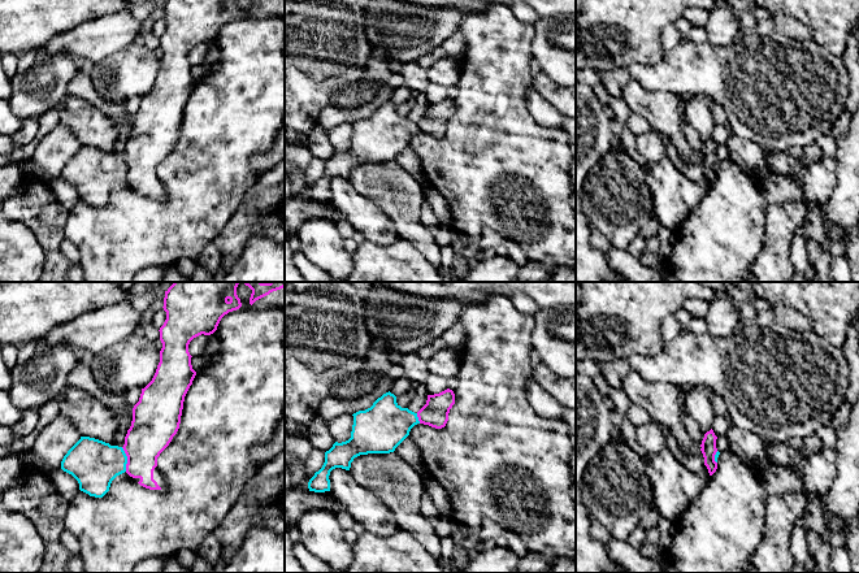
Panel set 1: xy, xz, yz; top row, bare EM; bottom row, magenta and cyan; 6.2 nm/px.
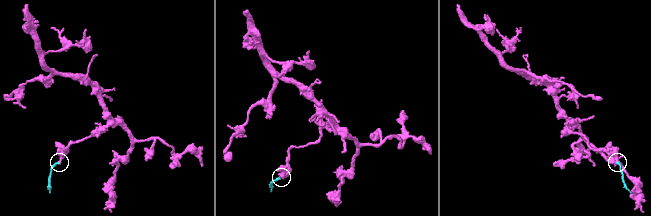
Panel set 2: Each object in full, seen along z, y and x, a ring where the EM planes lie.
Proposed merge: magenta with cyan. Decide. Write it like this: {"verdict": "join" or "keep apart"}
{"verdict": "keep apart"}

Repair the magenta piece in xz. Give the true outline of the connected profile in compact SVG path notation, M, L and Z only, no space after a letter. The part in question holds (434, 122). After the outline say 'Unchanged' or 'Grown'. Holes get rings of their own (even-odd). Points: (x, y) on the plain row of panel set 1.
M447 97L439 103L428 104L426 113L417 121L420 133L442 138L448 130L448 122L455 113L455 103Z. Unchanged

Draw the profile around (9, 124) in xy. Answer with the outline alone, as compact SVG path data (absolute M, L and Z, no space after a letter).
M0 99L0 135L12 136L22 127L23 120L16 116L9 100Z

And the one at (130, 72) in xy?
M144 43L130 45L95 64L91 82L95 91L109 101L144 97L153 87L160 71L160 60Z

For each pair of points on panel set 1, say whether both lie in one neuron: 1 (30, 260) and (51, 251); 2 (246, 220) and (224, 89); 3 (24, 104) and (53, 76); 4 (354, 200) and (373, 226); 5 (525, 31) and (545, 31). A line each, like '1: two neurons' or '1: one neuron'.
1: two neurons
2: two neurons
3: one neuron
4: one neuron
5: two neurons

